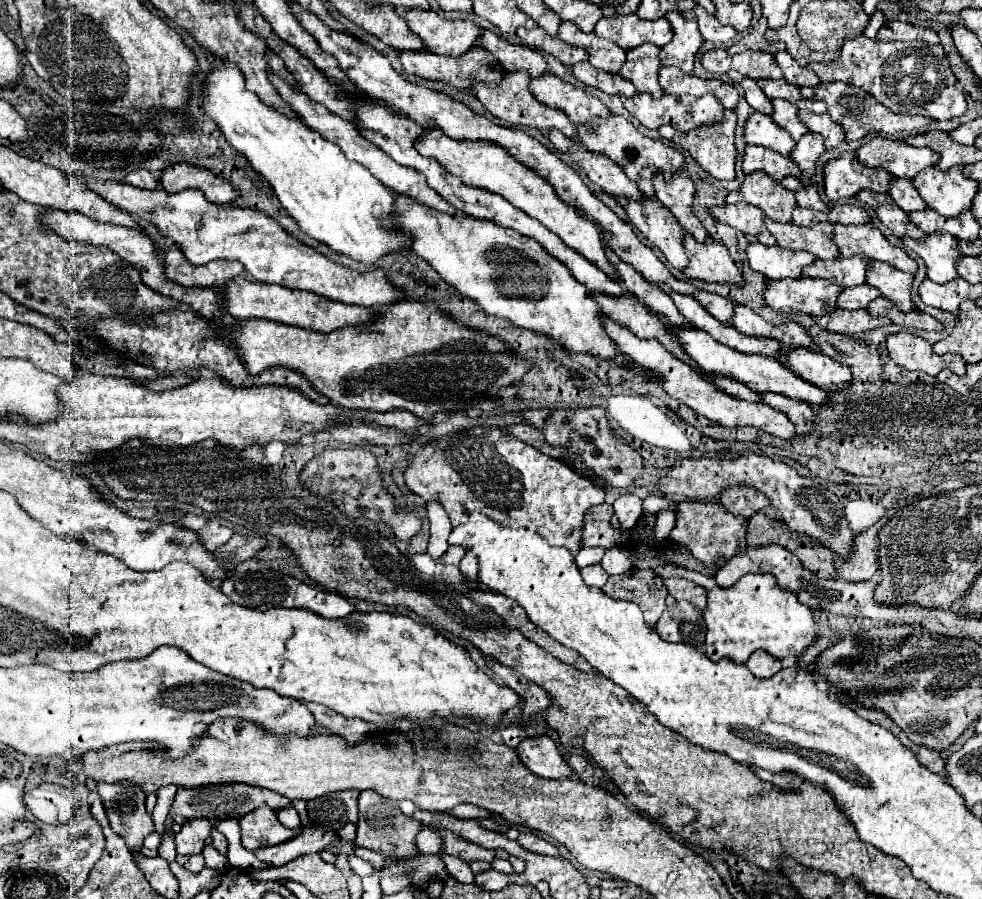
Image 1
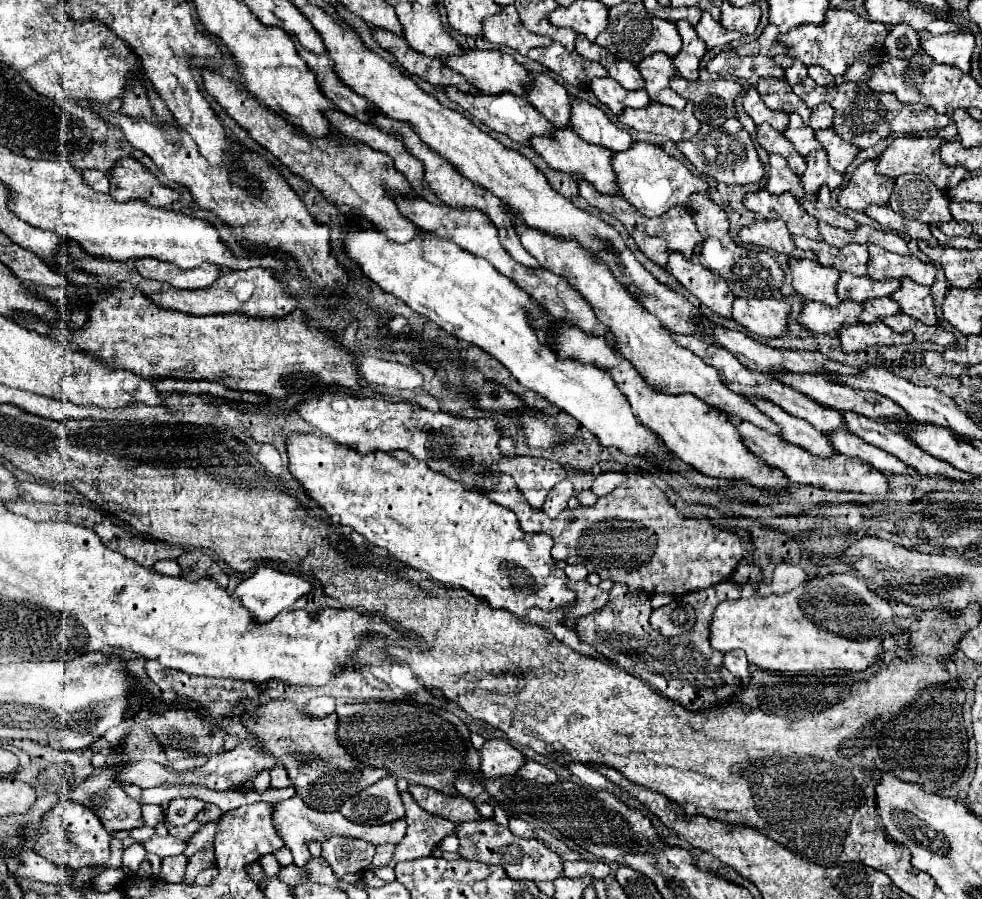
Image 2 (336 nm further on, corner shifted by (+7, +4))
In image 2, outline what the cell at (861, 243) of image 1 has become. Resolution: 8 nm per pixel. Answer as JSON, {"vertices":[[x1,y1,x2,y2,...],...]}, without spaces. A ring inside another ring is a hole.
{"vertices":[[876,244,868,246,870,252,870,262,868,262,868,276,874,280,882,278,902,278,908,276,916,280,918,284,930,286,936,276,936,268,928,262,918,260,916,256,900,256,894,252,888,252]]}

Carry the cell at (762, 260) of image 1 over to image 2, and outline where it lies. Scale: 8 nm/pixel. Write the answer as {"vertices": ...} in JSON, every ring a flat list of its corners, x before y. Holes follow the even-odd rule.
{"vertices":[[788,258,788,266,792,272,794,290,806,300,818,300,824,304,838,304,836,296,836,280,840,272,832,266,822,266,814,260,796,260]]}

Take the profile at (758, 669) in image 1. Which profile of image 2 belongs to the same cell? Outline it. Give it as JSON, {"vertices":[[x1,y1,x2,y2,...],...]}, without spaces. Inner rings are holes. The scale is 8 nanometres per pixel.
{"vertices":[[732,650,732,652,728,652,726,656,724,656,724,664,726,664,726,668,734,674,734,676,738,676,738,678,742,678,742,680,746,680,746,678,750,678,750,672,748,672,748,658,746,658,746,654,744,652,740,652,740,650]]}

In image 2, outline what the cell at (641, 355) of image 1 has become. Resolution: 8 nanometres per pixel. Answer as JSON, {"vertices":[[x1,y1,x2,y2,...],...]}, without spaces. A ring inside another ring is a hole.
{"vertices":[[730,416,730,422,736,426,738,434,742,436,744,446,758,456,760,460,764,460,768,466,782,470,792,482,798,484,812,484,812,486,822,486,822,488,830,488,830,490,856,490,856,492,866,492,866,494,874,494,876,498,882,498,886,494,886,476,880,474,878,470,874,470,870,464,864,464,862,460,856,460,852,456,846,454,832,454,830,458,820,458,814,456,810,452,806,452,804,448,796,446,796,444,788,444,786,440,782,440,780,436,772,436,768,432,764,432,762,428,754,426,752,422,744,422,738,420,736,416]]}

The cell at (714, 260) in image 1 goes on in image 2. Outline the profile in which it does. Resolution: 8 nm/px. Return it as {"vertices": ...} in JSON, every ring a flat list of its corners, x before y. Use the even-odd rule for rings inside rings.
{"vertices":[[734,298,732,318,746,330,760,336,782,336,786,330,786,318,790,314,790,304,774,298]]}

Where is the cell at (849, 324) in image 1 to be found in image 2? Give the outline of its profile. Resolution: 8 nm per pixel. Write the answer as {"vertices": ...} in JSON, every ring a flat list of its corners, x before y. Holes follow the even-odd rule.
{"vertices":[[876,320,872,324,864,324,864,322,844,324,838,332,838,338,842,342,844,352,864,350,866,346,876,346,876,344,910,344,910,342,914,342,912,332,898,334,880,320]]}

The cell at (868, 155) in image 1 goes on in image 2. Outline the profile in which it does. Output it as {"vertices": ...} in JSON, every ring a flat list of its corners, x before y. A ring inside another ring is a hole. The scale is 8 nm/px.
{"vertices":[[900,136,878,156,876,172,884,174,884,176,892,176,892,178,898,178,908,172,926,174,940,190,950,190,966,178,966,170,960,166,958,168,946,166,940,160,940,144,942,144,942,138,938,138,938,136]]}

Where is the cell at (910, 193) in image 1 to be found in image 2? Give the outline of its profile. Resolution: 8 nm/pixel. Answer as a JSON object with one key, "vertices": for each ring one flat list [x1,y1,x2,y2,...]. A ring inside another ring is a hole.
{"vertices":[[924,174,898,176,888,204,904,218,914,218,924,224,952,220,948,210,948,194,944,190,938,190]]}

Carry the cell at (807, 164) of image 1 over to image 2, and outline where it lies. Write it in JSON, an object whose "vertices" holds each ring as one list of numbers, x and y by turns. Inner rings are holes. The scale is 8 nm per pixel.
{"vertices":[[824,150,810,152,804,160,806,160,806,170,800,176,800,182,806,192,816,194,820,186,828,186,830,190,834,190,842,184,842,174,838,174,834,168,828,166]]}

